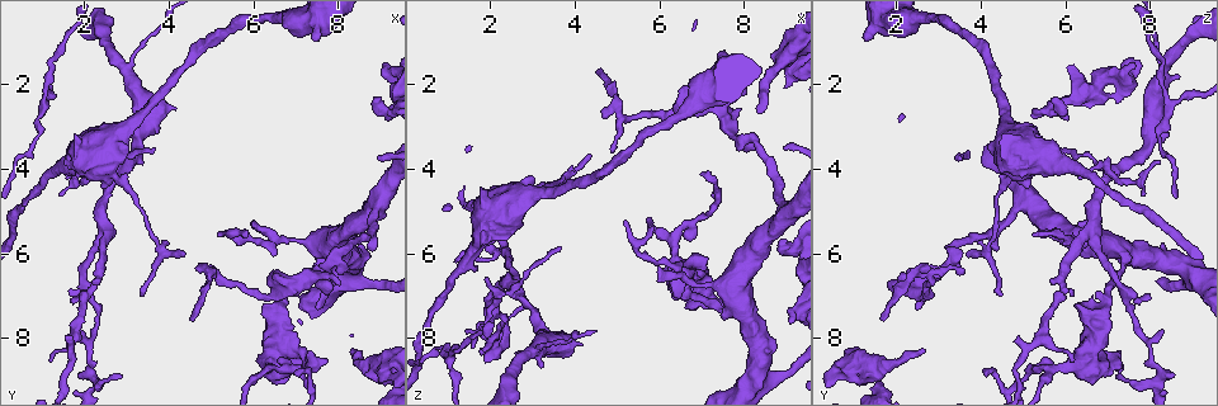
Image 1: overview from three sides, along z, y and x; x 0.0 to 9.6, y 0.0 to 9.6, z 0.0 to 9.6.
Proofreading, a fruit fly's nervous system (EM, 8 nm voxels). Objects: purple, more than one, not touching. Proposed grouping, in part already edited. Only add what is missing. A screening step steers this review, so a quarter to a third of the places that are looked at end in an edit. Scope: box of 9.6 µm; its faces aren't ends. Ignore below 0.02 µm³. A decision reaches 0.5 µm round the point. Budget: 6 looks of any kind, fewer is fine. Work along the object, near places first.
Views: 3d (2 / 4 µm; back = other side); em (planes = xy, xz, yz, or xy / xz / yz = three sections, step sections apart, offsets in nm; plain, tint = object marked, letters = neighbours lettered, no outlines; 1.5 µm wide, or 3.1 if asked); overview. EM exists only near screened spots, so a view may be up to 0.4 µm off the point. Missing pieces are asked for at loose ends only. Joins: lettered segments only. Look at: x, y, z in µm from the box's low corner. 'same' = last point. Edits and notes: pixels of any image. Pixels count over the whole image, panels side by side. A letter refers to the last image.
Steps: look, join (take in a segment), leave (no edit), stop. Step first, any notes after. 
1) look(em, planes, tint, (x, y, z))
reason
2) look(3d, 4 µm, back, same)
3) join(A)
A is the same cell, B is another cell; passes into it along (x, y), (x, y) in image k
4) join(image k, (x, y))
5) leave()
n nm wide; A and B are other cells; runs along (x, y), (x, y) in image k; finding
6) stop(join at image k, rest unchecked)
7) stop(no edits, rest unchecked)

look(3d, 2 µm, (8.30, 8.25, 2.70))
free end

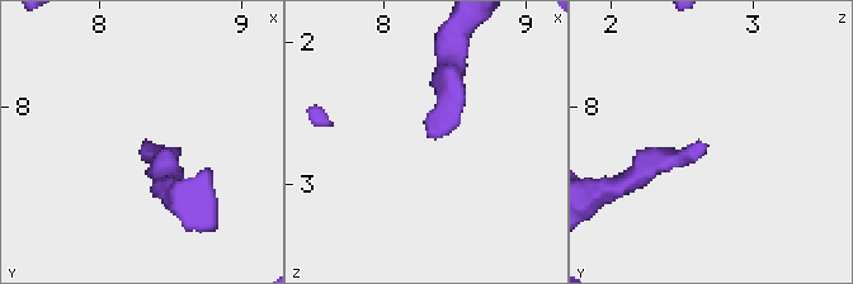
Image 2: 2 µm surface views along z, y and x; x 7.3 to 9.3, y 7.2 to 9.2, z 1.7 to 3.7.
look(em, planes, tint, (8.34, 8.26, 2.64))

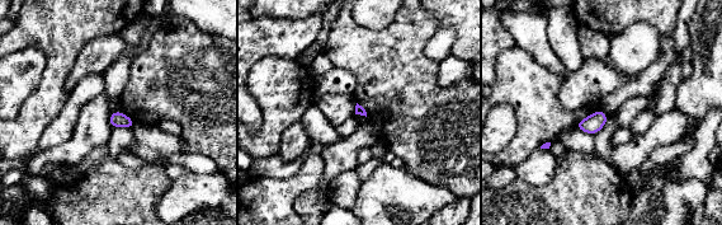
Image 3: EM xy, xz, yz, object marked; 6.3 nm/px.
look(em, planes, letters, same)

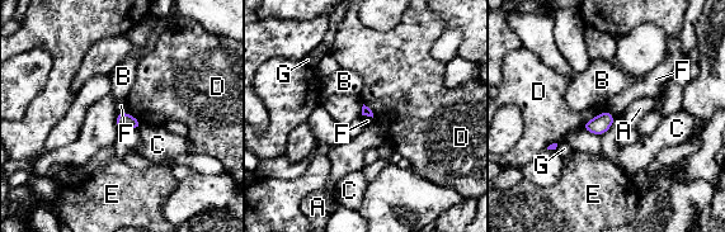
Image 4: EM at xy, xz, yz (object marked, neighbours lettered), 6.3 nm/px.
leave()
A, B, C, D, E, F and G are other cells; border along (362, 114), (372, 118) in image 4; no lettered segment goes on from it

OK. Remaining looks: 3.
look(em, planes, letters, (1.65, 6.90, 6.20))

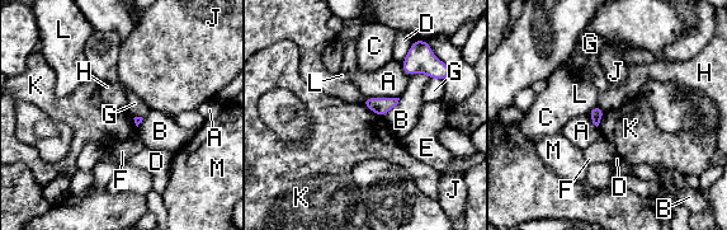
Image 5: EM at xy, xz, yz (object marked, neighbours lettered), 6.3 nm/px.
leave()
A touches over 220 nm; A, B, C, D, E, F, G, H, J, K, L and M are other cells; none of them fits

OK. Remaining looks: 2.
look(em, planes, plain, (3.20, 1.80, 8.70))
thin arm on a thick one

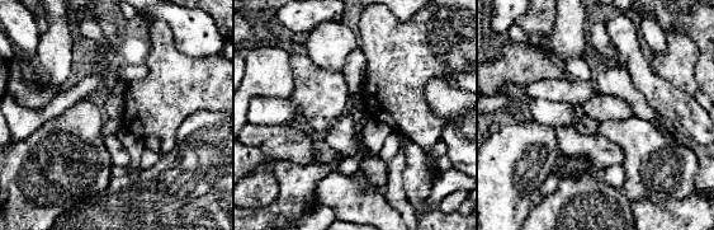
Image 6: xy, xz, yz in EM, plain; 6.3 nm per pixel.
look(em, planes, letters, same)
what lies round it

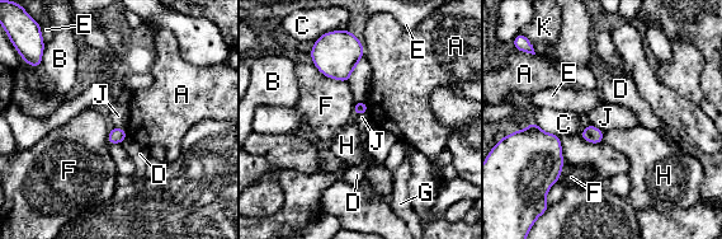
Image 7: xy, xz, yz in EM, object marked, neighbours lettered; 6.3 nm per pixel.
leave()
A, B, C, D, E, F, G, H, J and K are other cells; border along (604, 132), (602, 140) in image 7; none of them fits

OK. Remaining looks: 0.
stop(no edits, rest unchecked)

